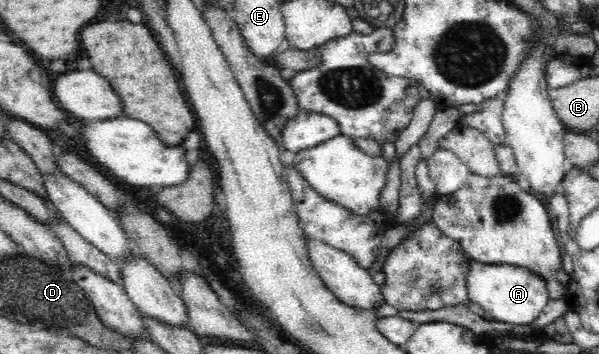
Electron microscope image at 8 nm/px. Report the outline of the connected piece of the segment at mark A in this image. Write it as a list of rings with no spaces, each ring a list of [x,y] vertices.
[[[469,258],[468,262],[470,262],[468,273],[466,273],[468,298],[472,303],[476,303],[484,309],[485,319],[488,321],[502,321],[502,323],[510,323],[510,325],[528,325],[542,313],[547,301],[550,301],[547,283],[525,267],[507,263],[484,265],[472,258]]]

